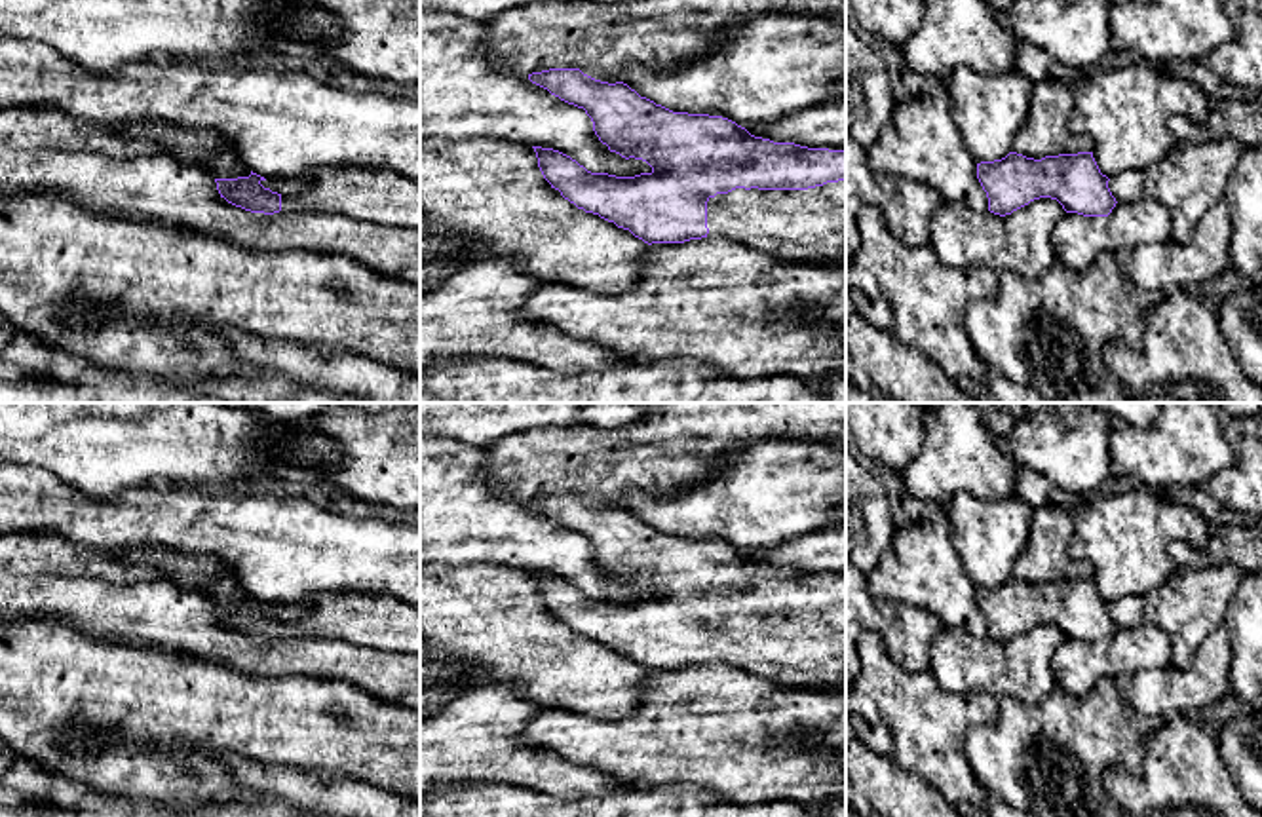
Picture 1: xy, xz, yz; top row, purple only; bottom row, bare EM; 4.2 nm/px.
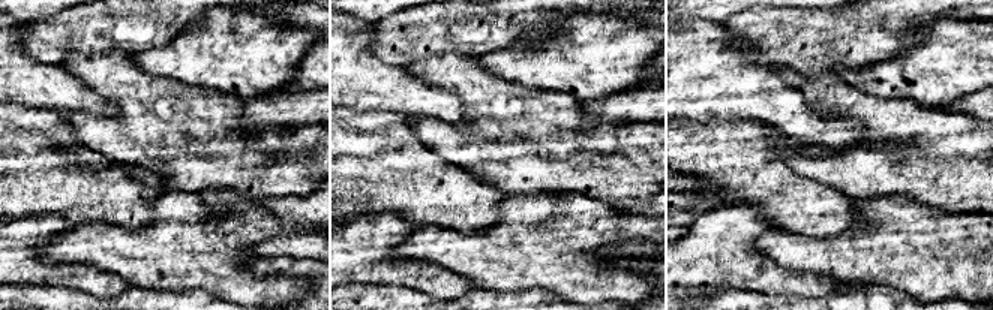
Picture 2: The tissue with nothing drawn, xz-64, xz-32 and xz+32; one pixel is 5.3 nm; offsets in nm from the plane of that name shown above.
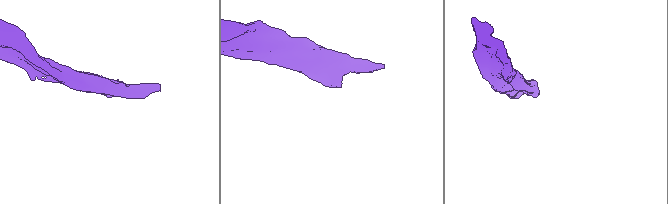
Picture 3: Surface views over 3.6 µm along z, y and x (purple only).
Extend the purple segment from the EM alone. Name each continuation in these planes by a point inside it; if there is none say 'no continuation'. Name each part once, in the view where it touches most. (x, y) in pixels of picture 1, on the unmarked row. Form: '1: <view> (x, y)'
1: xz (804, 652)

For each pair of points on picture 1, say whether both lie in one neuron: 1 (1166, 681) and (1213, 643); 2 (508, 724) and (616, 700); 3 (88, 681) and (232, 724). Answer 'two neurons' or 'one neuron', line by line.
1: one neuron
2: two neurons
3: one neuron

